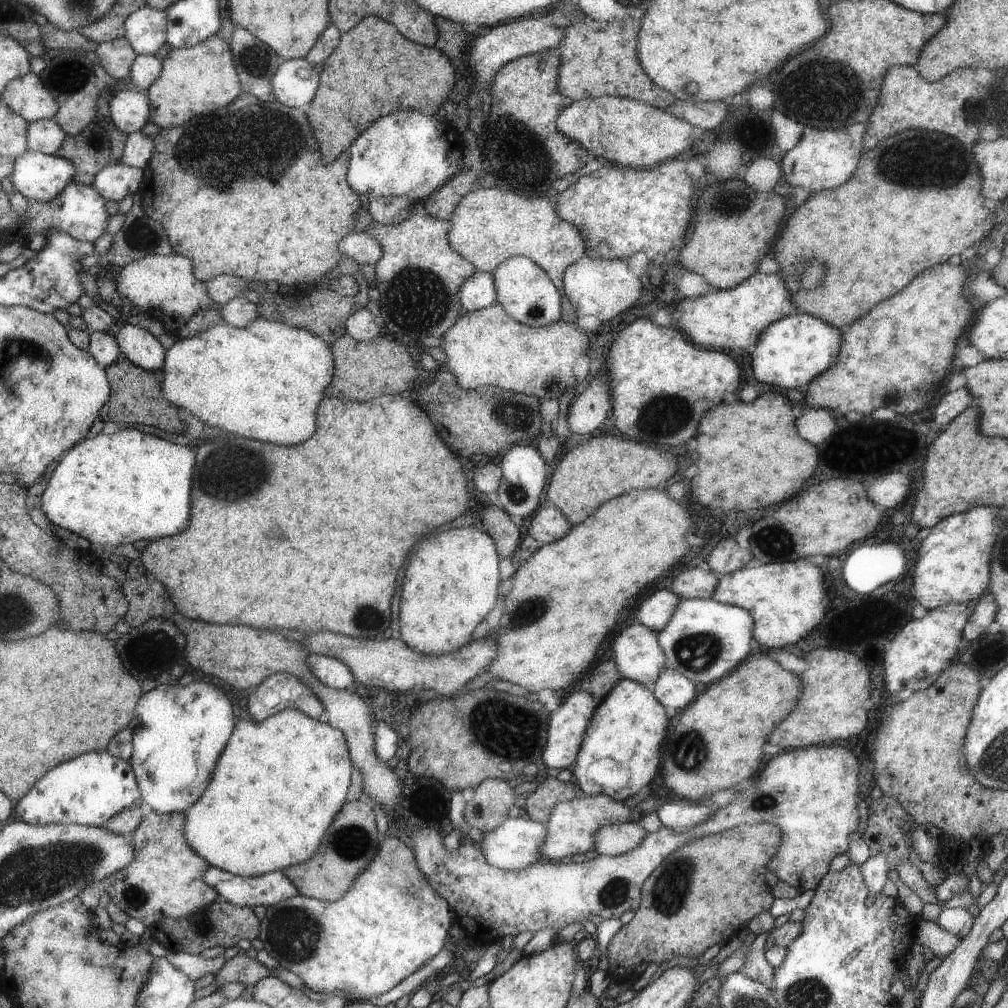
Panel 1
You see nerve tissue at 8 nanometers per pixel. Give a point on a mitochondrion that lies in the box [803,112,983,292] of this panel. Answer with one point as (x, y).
(900, 176)

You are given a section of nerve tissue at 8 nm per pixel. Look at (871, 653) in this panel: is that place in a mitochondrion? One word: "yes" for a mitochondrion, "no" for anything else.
no

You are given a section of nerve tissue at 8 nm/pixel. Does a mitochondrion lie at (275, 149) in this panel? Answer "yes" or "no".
no

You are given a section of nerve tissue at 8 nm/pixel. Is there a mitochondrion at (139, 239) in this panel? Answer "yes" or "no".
yes

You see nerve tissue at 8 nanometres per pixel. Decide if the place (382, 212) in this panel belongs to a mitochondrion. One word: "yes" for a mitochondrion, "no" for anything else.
no

